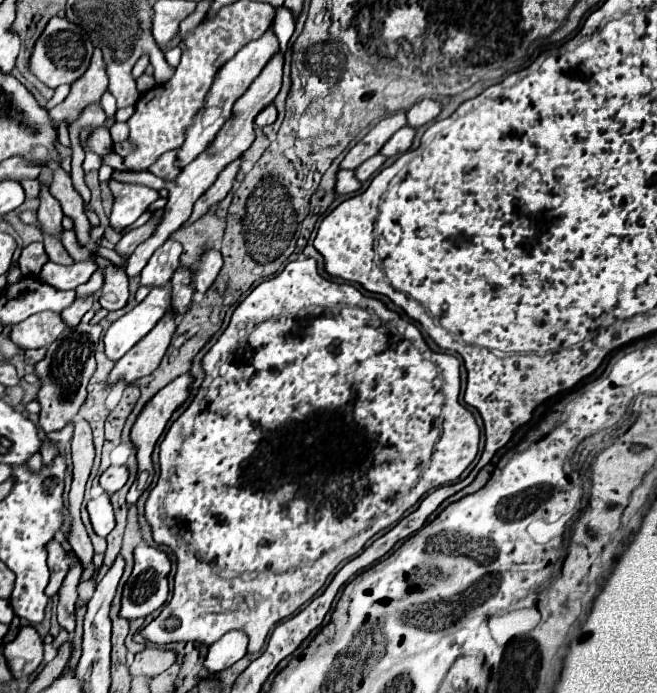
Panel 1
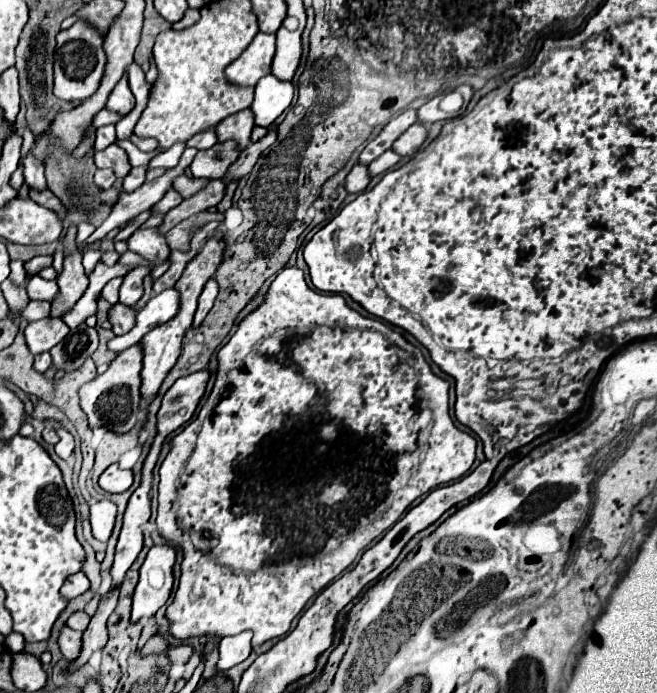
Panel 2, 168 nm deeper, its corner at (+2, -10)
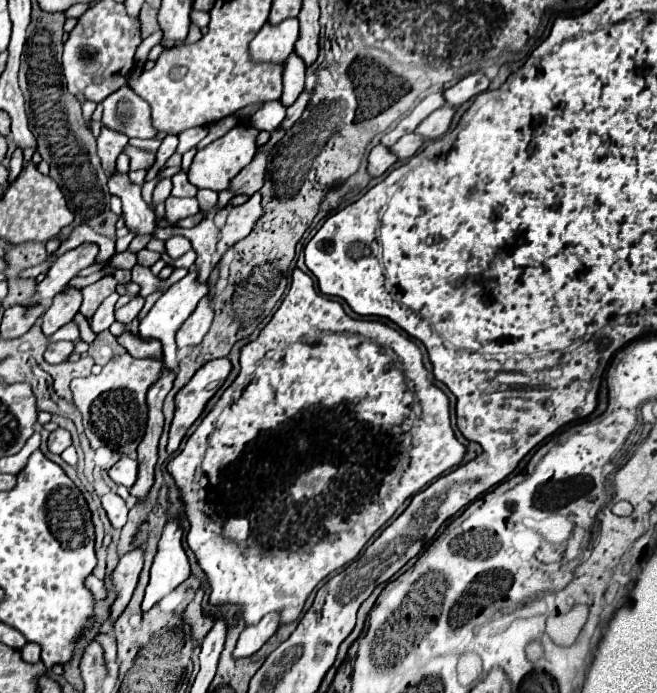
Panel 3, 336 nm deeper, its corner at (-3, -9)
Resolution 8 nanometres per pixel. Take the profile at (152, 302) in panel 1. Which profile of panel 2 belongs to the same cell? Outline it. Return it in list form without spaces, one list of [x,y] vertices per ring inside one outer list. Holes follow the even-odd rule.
[[[165,289],[163,293],[153,295],[149,303],[139,311],[135,327],[129,333],[111,339],[109,349],[113,349],[115,353],[121,353],[123,349],[137,345],[145,333],[173,319],[177,311],[179,311],[179,291],[177,289]]]

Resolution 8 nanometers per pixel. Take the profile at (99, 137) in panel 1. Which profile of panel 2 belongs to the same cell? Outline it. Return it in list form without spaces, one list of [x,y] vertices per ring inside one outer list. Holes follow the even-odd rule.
[[[109,145],[103,151],[95,153],[95,165],[97,167],[111,167],[117,177],[125,177],[131,169],[127,153],[119,145]]]

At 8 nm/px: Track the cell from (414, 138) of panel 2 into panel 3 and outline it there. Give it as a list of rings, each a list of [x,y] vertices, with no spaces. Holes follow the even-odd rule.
[[[442,106],[422,120],[422,124],[416,128],[416,134],[420,134],[424,140],[436,140],[448,130],[452,116],[454,116],[454,108]]]

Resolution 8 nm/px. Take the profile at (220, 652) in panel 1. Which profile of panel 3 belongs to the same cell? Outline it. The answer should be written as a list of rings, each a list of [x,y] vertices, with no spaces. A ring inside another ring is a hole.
[[[266,614],[256,626],[248,626],[242,630],[232,656],[246,658],[256,654],[276,630],[278,630],[278,614]]]

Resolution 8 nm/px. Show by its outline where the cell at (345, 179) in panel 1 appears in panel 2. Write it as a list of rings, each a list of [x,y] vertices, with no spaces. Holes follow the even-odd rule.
[[[357,163],[357,165],[351,169],[351,173],[347,175],[345,187],[347,187],[349,193],[361,193],[361,191],[369,185],[369,181],[371,181],[371,175],[369,175],[367,165]]]

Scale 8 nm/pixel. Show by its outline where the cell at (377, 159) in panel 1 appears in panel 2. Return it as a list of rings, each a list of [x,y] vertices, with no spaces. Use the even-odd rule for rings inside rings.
[[[387,149],[383,155],[379,155],[375,161],[369,163],[369,173],[371,173],[371,175],[379,175],[379,173],[389,171],[391,167],[395,167],[399,161],[401,161],[401,157],[395,155],[393,149]]]

